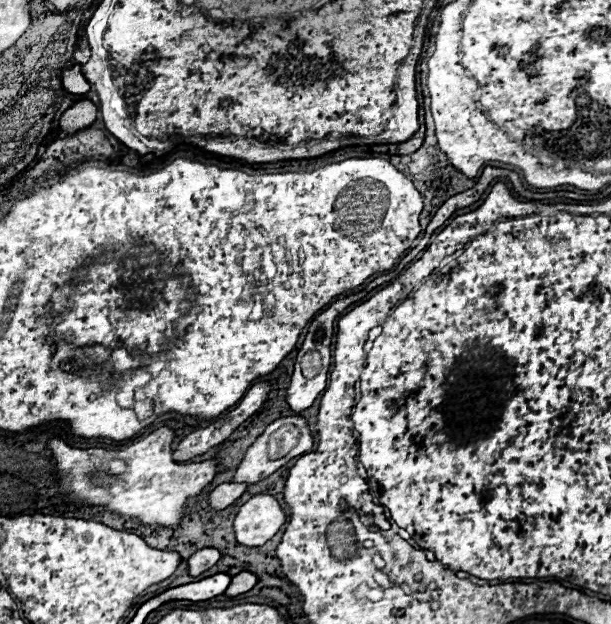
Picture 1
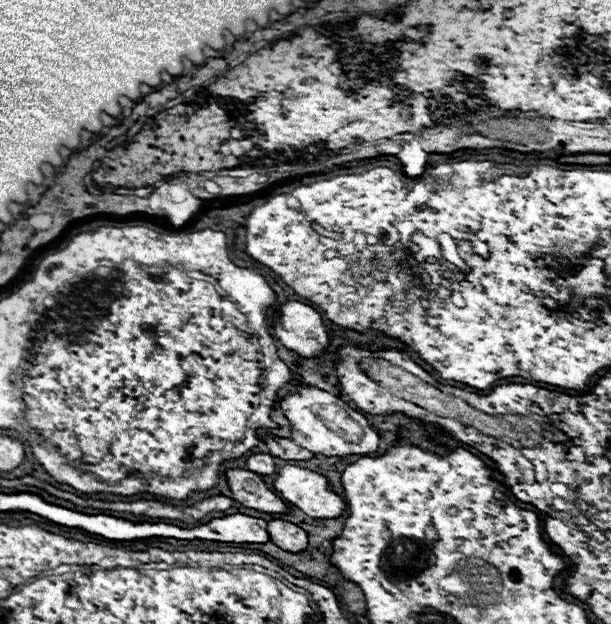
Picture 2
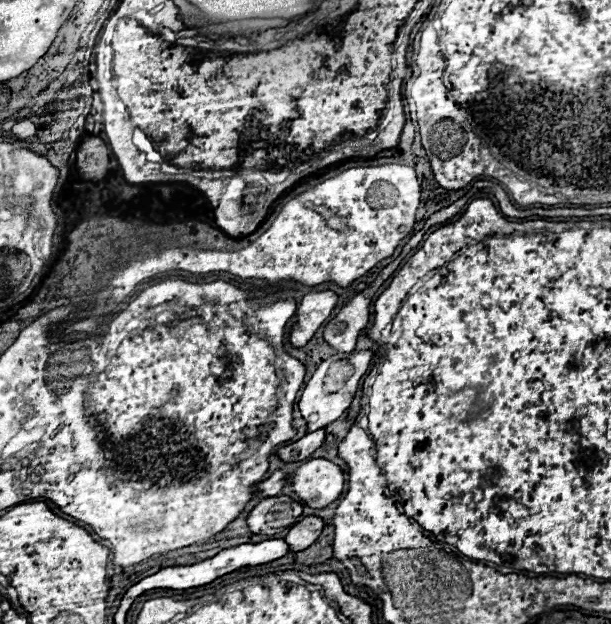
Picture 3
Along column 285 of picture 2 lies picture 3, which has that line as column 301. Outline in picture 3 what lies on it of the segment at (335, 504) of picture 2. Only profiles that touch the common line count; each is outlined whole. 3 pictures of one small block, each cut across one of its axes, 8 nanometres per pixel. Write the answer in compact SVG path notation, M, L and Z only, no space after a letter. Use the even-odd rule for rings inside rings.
M314 458L292 474L292 488L300 502L312 508L326 508L344 490L344 472L326 458Z

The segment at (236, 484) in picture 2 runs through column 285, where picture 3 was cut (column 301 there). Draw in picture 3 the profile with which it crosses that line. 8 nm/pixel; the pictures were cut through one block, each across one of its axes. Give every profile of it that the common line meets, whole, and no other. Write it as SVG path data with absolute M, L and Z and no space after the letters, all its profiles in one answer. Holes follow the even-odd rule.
M270 496L262 500L248 516L248 528L252 534L268 534L268 530L274 528L286 528L296 524L296 518L302 514L302 504L298 500L292 500L290 496Z

